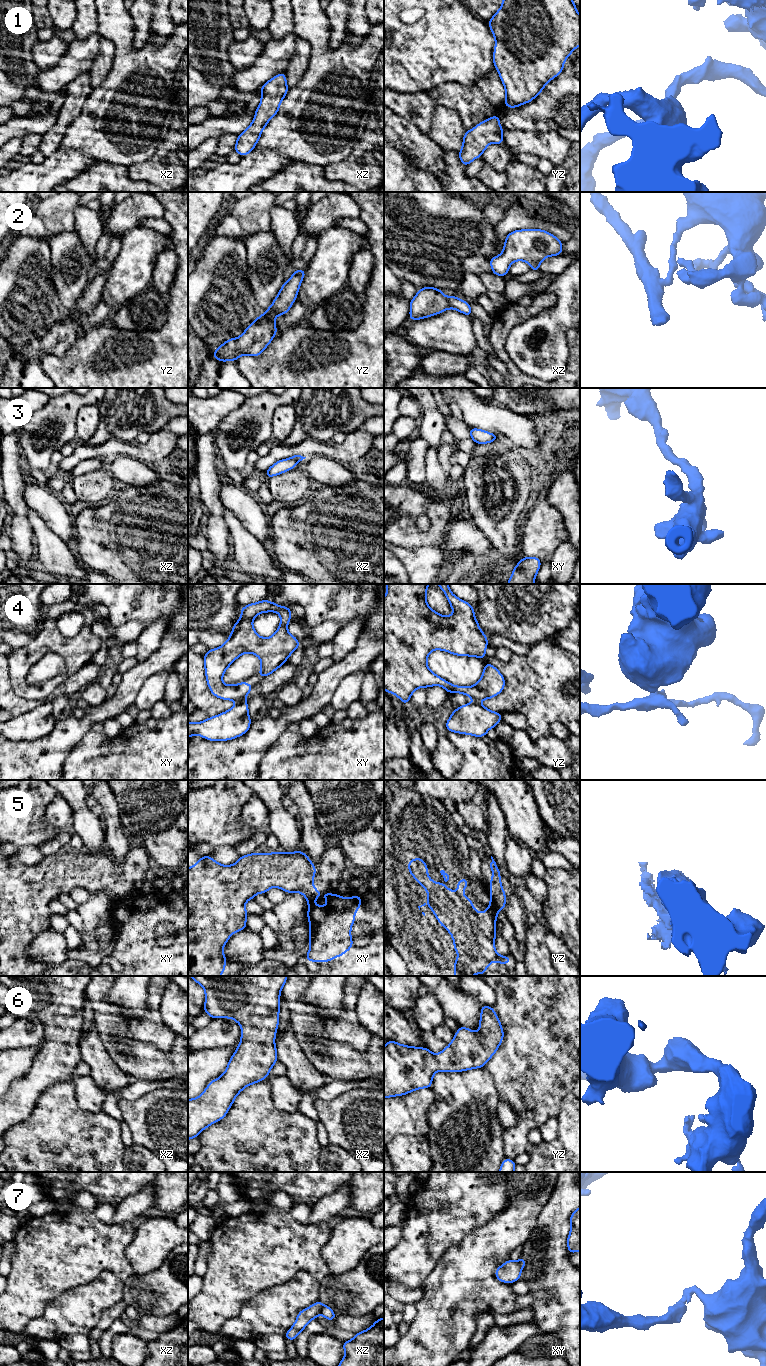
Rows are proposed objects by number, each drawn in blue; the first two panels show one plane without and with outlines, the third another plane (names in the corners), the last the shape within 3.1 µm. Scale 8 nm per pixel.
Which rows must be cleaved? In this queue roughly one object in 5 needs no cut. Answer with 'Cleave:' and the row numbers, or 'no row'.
Cleave: 2, 4, 5, 7

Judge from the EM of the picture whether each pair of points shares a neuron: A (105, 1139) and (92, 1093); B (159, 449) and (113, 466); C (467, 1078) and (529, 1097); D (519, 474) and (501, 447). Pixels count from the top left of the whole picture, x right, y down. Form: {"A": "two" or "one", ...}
{"A": "two", "B": "two", "C": "two", "D": "one"}

